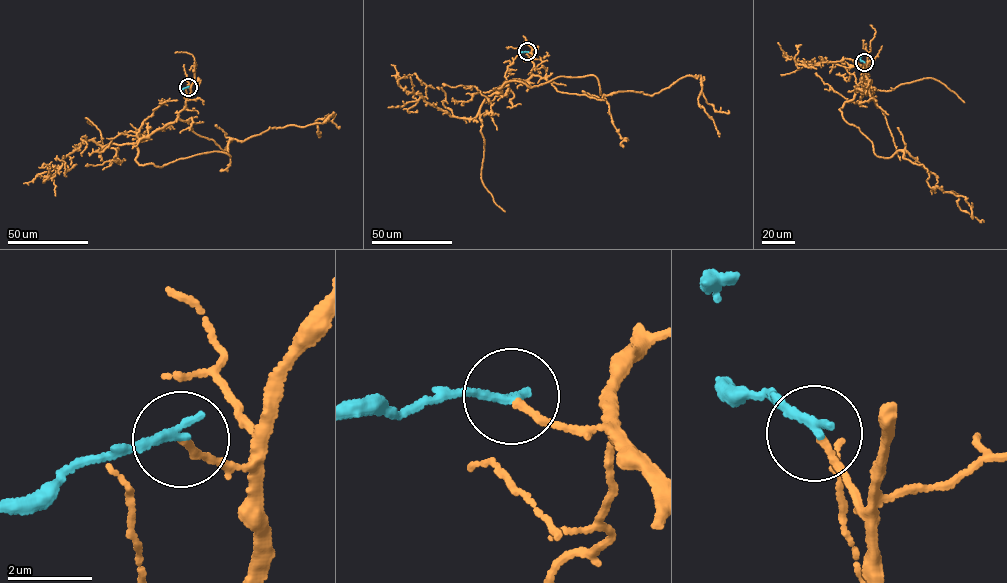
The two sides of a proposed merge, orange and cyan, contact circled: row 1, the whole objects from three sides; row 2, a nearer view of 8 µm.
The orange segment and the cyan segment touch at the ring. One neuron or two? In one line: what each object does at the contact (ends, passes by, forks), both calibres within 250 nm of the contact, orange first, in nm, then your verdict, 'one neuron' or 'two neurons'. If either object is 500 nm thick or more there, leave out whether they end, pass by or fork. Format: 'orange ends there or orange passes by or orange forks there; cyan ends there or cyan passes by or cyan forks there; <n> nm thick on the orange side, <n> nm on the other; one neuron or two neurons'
orange ends there; cyan ends there; 170 nm thick on the orange side, 240 nm on the other; one neuron

